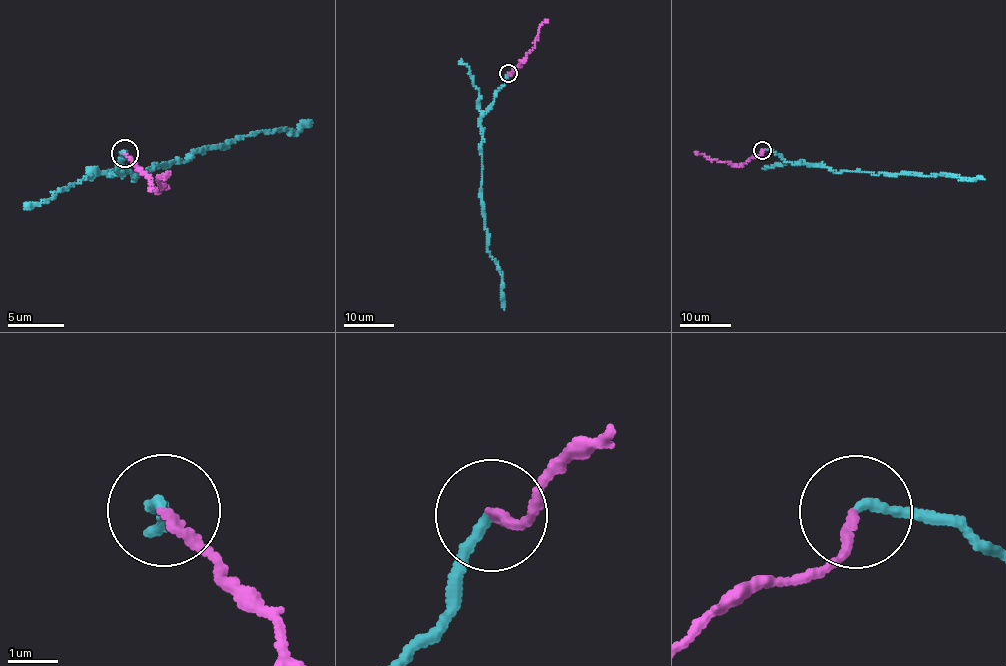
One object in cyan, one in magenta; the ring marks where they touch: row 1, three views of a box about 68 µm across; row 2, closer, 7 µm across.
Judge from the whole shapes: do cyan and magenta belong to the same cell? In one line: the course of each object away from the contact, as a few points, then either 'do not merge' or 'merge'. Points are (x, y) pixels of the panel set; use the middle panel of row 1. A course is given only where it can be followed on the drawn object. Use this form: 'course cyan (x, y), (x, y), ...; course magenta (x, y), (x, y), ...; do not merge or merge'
course cyan (508, 73), (506, 83), (495, 93), (479, 123), (482, 138), (481, 200), (487, 252), (500, 271), (503, 309); course magenta (508, 73), (512, 73), (526, 57), (534, 46), (538, 29), (549, 21); merge

